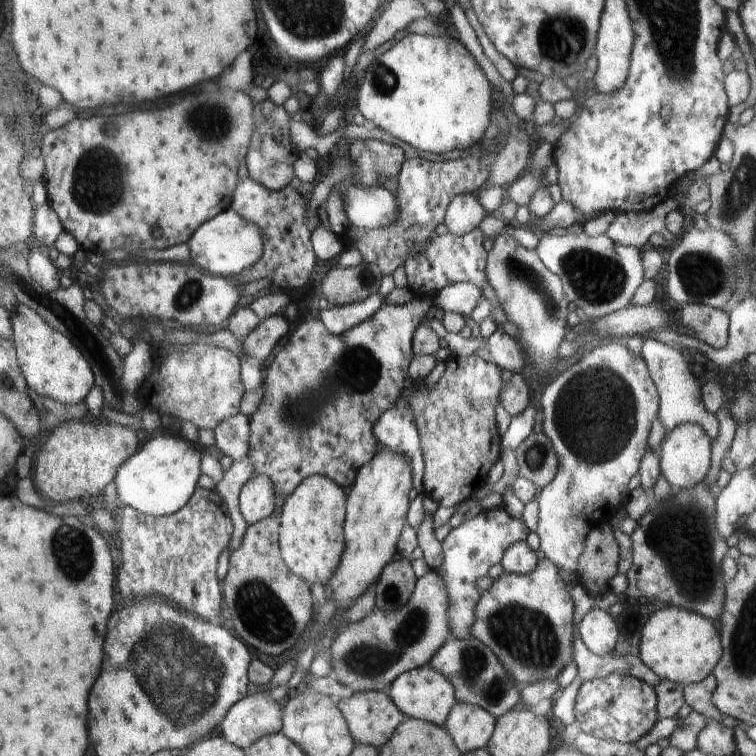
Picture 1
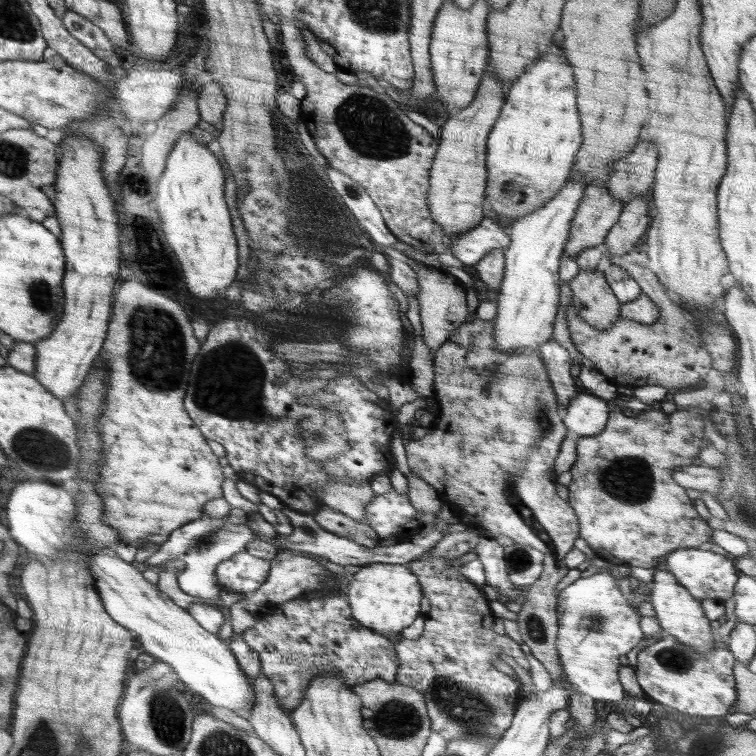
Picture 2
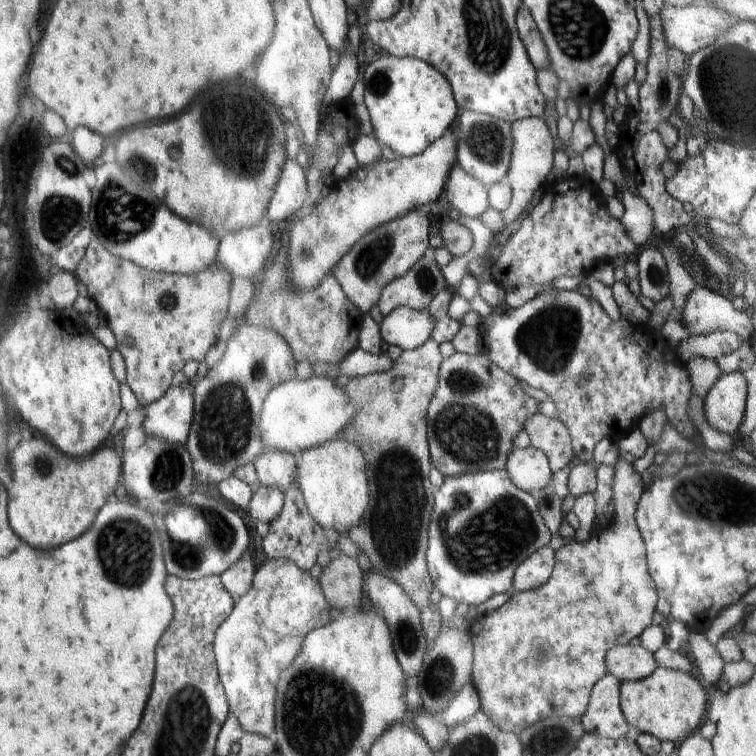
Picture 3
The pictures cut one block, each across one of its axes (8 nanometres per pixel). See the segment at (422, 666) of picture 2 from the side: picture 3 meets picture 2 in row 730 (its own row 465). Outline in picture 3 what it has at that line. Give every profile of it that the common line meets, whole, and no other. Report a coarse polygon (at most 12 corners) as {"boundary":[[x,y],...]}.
{"boundary":[[486,355],[441,360],[427,408],[444,476],[505,470],[538,412]]}

